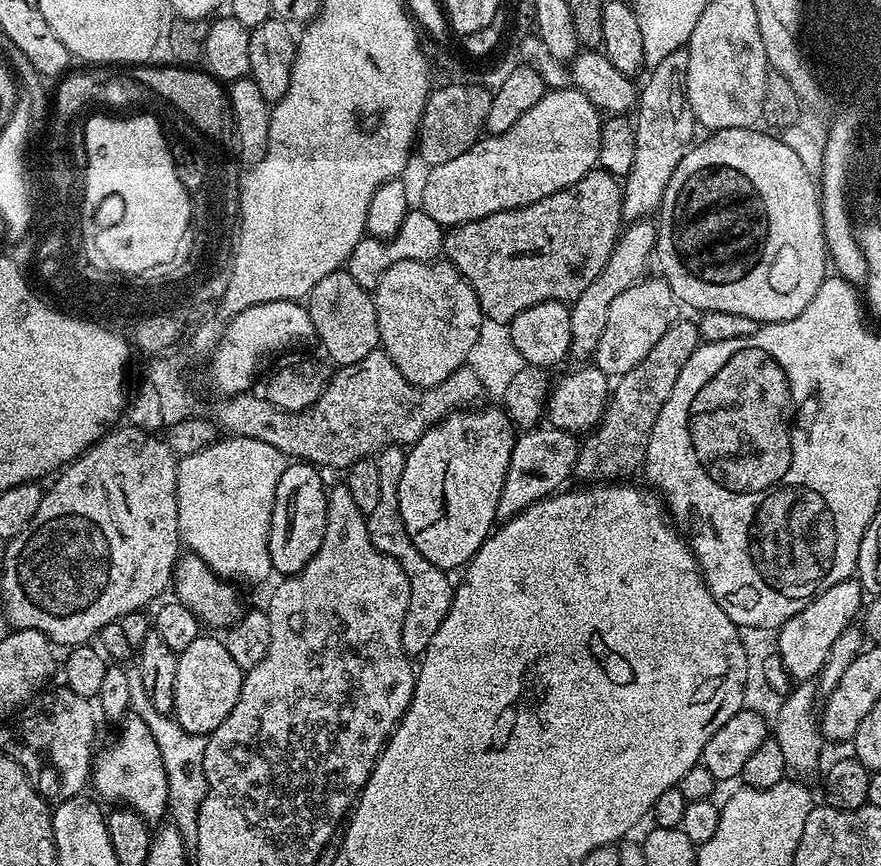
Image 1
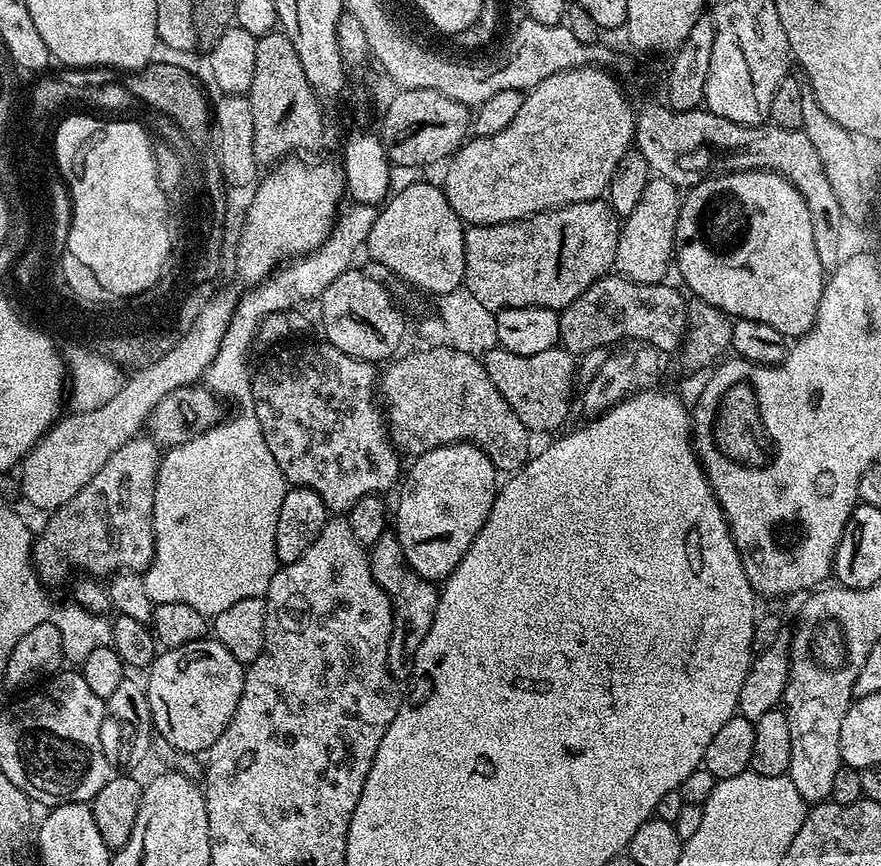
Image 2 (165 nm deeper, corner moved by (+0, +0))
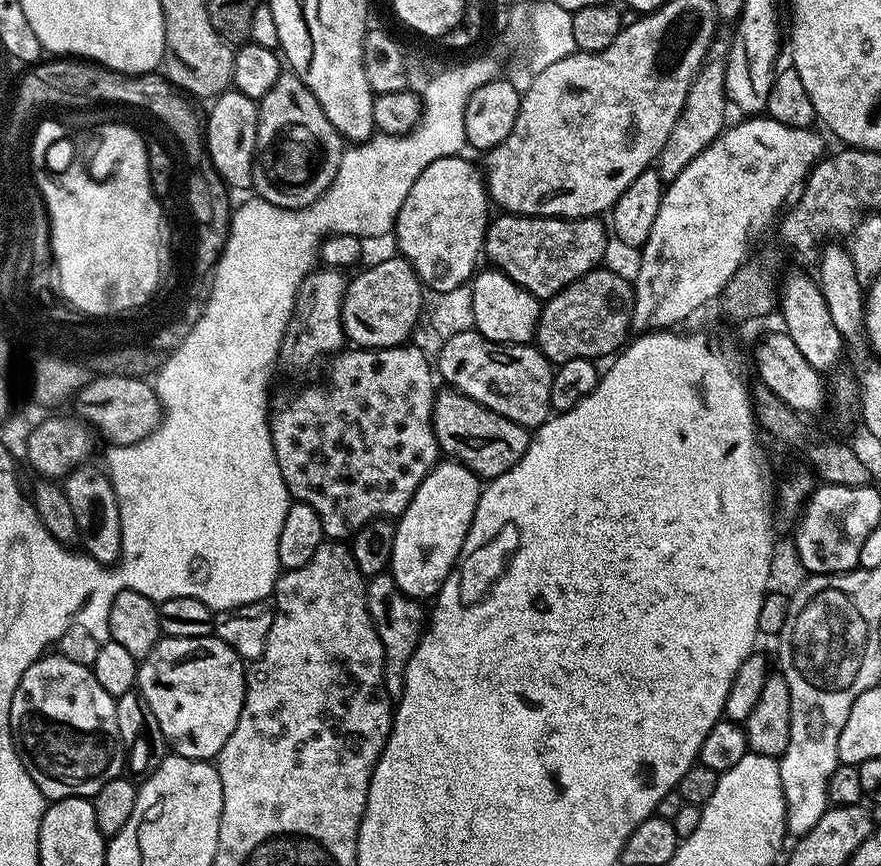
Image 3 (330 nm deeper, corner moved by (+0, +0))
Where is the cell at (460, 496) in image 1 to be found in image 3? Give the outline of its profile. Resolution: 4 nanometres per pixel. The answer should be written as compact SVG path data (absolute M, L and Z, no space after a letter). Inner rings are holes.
M451 458L437 463L418 486L414 498L395 521L396 537L390 575L404 593L421 602L435 597L456 566L480 501L482 481Z

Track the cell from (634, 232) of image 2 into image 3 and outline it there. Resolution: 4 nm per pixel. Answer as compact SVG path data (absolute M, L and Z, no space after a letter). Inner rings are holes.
M726 30L717 31L712 37L712 45L708 48L708 54L704 61L700 63L700 69L696 71L696 77L690 82L690 90L686 94L686 102L682 106L682 114L678 114L678 122L674 122L674 130L670 130L670 138L666 138L666 146L662 146L658 157L658 171L660 179L669 182L678 178L678 174L686 166L690 165L691 160L698 155L704 148L710 146L715 139L718 139L720 133L726 128L724 122L724 104L726 108L726 97L724 95L724 82L726 76L725 59L730 46L732 45L732 32Z

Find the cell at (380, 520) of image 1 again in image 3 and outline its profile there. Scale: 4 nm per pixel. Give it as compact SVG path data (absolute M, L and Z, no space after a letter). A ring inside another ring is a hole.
M390 574L373 576L367 581L368 613L376 627L378 638L382 642L384 651L384 689L389 697L399 698L404 693L404 679L406 666L420 645L420 638L424 635L426 627L426 608L421 601L408 596L394 582Z

